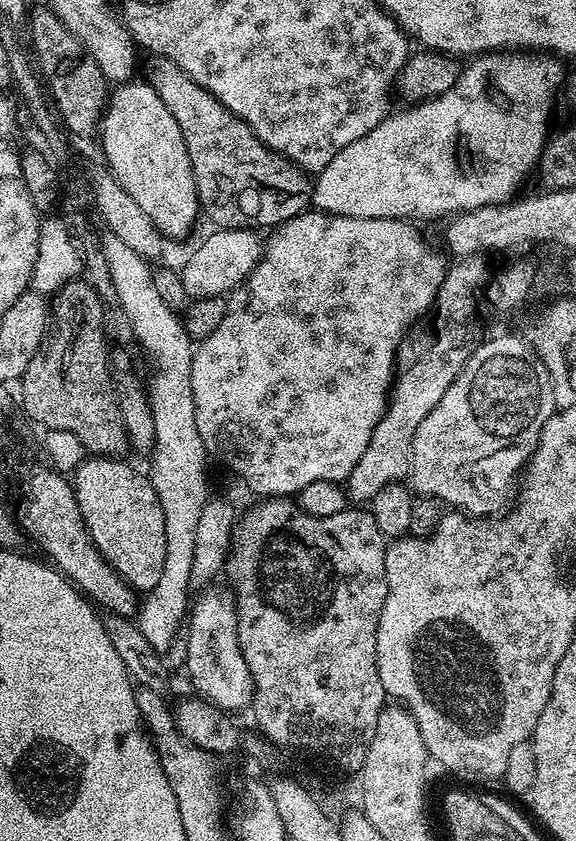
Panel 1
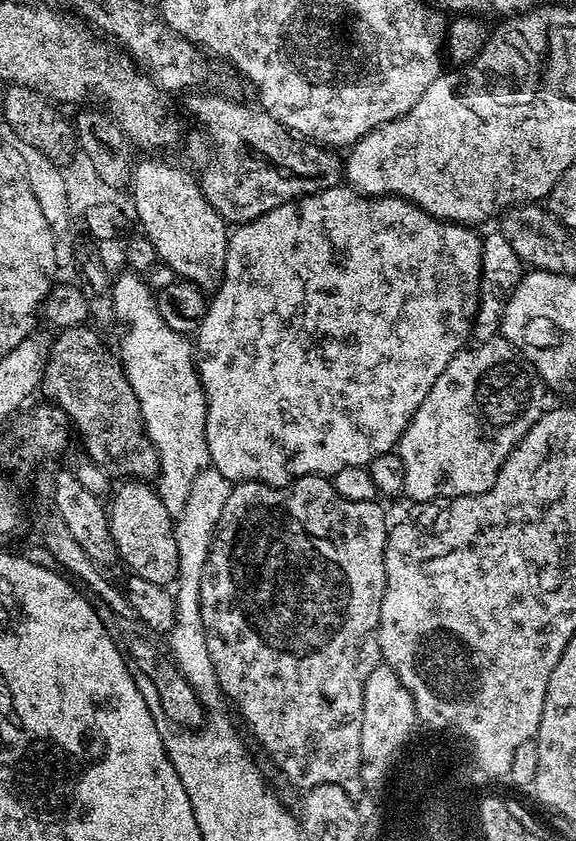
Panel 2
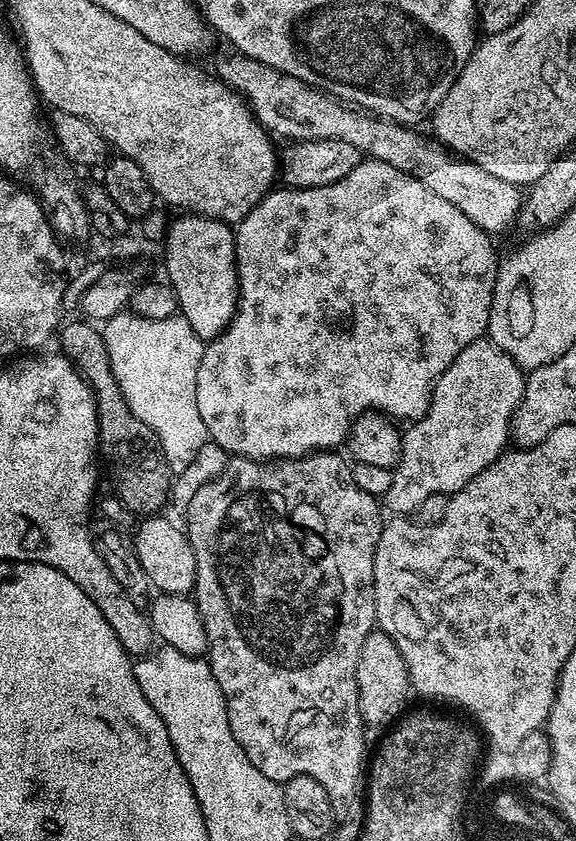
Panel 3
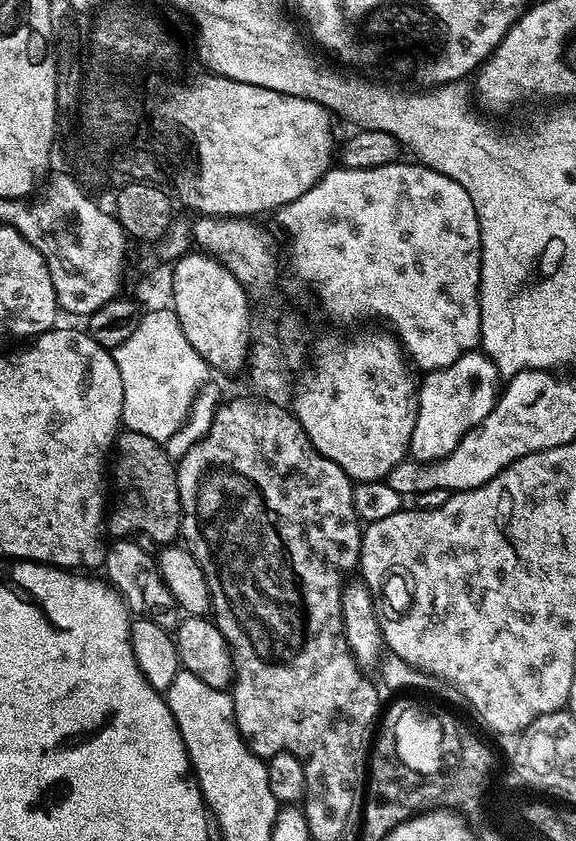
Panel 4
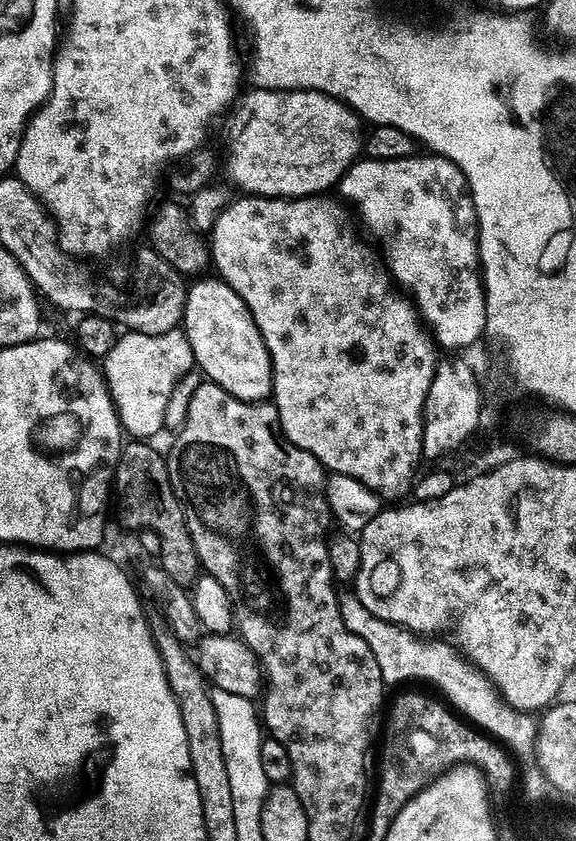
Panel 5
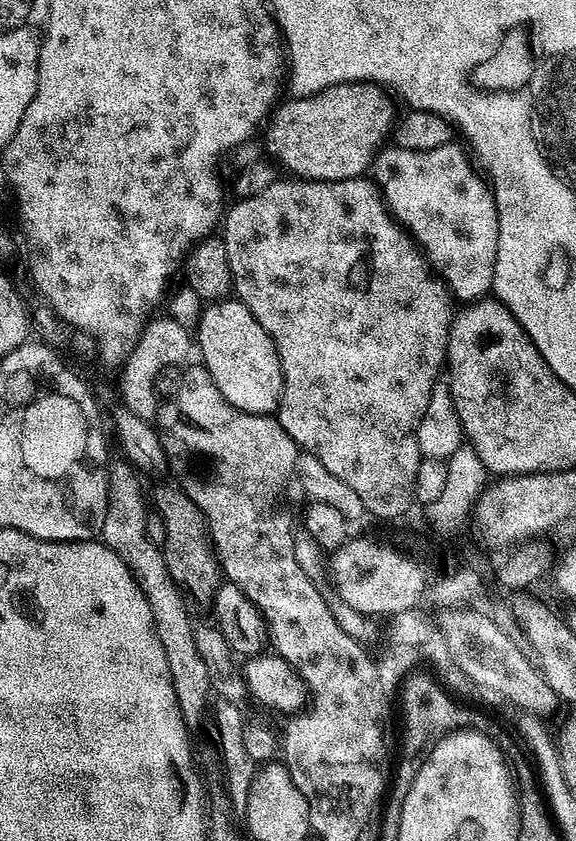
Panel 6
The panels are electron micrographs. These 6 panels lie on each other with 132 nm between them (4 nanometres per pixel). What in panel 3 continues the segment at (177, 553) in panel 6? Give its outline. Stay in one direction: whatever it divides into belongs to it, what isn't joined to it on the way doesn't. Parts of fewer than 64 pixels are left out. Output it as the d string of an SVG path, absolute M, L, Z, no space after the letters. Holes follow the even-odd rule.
M65 323L59 329L59 351L76 365L76 369L87 380L88 387L92 389L92 394L96 398L96 417L100 431L98 452L102 457L103 467L104 464L108 467L108 476L112 479L113 486L116 487L115 497L130 512L147 518L159 513L164 503L166 505L169 503L174 474L168 468L154 430L150 430L146 422L134 418L114 378L114 370L110 370L110 354L106 350L106 342L101 329L91 323L84 323L86 324L66 325Z

